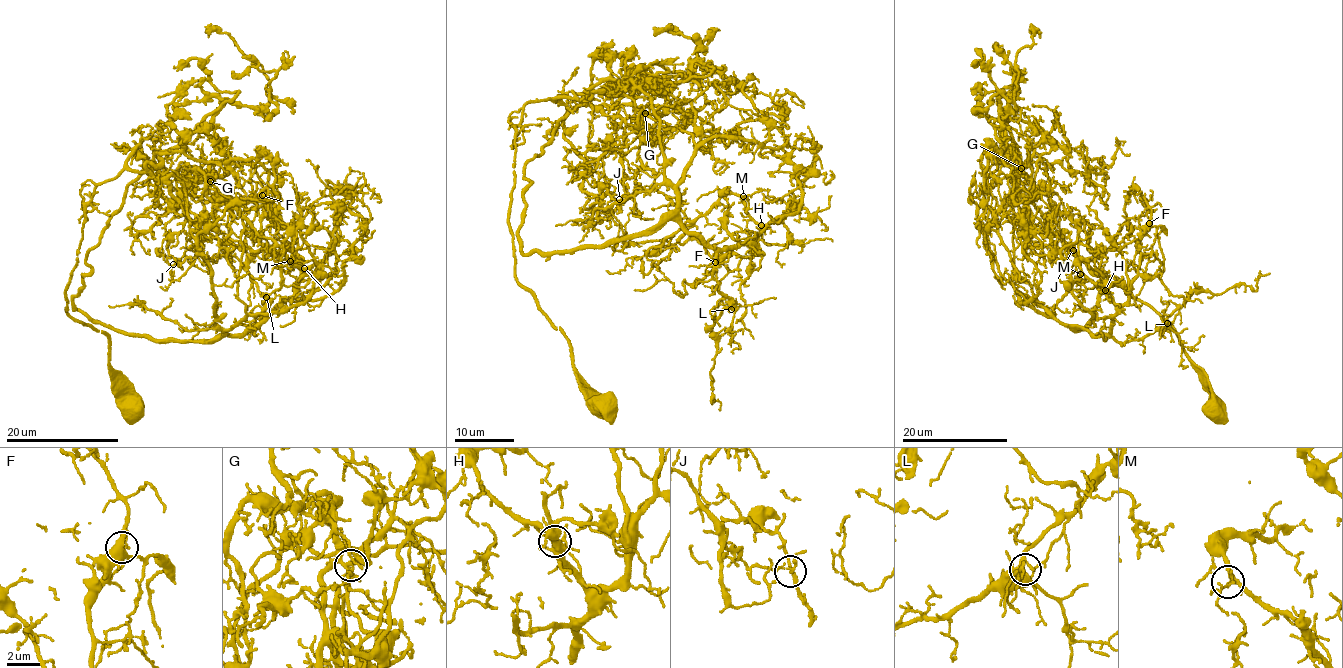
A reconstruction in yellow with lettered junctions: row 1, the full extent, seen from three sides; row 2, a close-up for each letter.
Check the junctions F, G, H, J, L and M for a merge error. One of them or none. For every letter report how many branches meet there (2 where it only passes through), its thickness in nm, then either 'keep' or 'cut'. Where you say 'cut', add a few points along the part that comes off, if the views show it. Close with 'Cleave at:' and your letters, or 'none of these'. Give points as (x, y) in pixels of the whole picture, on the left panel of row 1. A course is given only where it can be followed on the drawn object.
F: branches 4; calibre 400 nm; keep
G: branches 5; calibre 240 nm; cut; course (209, 181), (193, 166), (159, 180), (122, 170), (85, 207), (65, 311), (107, 336), (112, 385), (135, 421)
H: branches 4; calibre 400 nm; keep
J: branches 4; calibre 140 nm; keep
L: branches 5; calibre 400 nm; keep
M: branches 4; calibre 200 nm; keep
Cleave at: G

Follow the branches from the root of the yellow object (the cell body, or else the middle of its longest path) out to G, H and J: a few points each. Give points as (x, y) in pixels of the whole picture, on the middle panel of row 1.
G: (606, 404), (514, 275), (513, 234), (530, 183), (523, 169), (590, 95), (574, 91), (644, 113)
H: (606, 404), (514, 275), (513, 234), (524, 253), (562, 252), (674, 220), (721, 249), (753, 246), (761, 225)
J: (606, 404), (514, 275), (523, 169), (590, 95), (574, 91), (639, 133), (639, 169), (620, 200)

